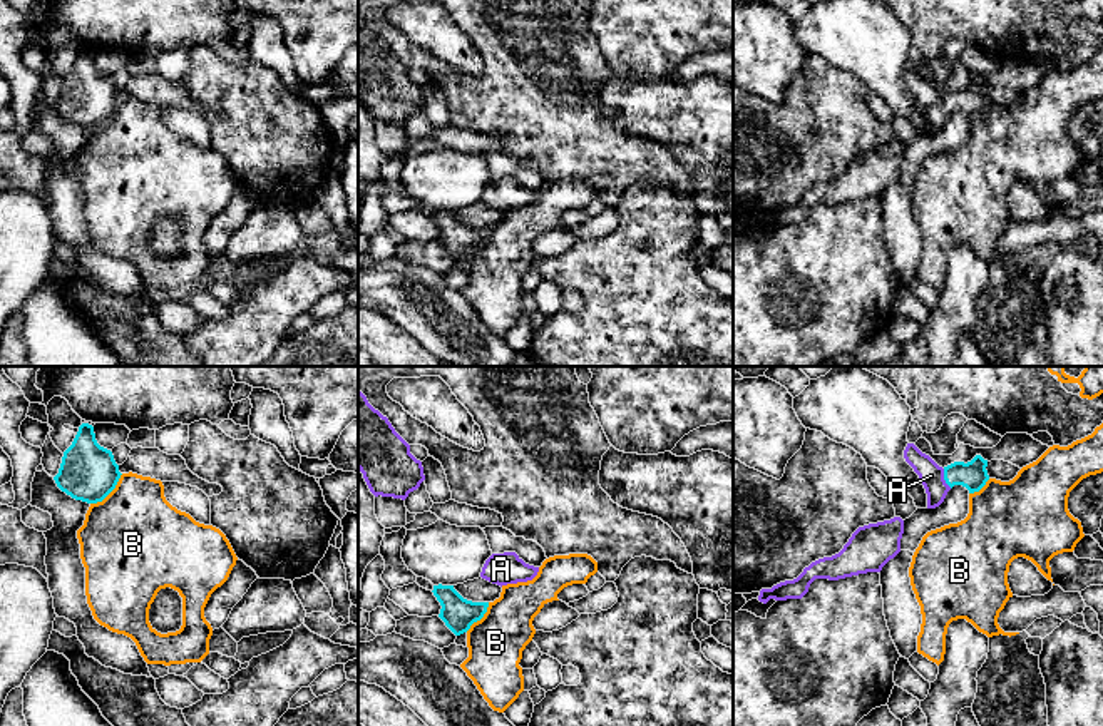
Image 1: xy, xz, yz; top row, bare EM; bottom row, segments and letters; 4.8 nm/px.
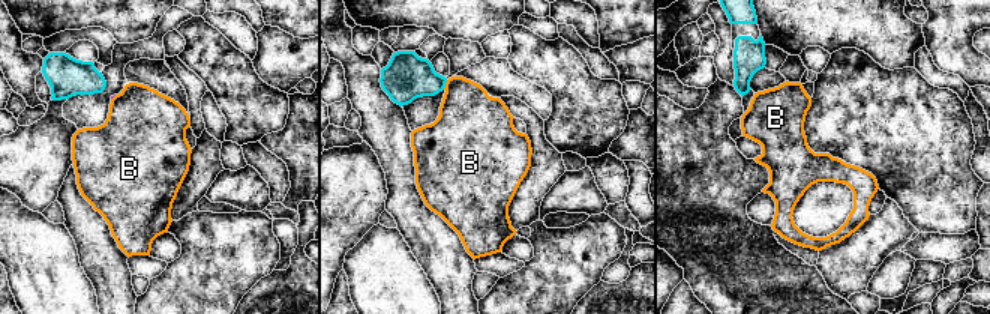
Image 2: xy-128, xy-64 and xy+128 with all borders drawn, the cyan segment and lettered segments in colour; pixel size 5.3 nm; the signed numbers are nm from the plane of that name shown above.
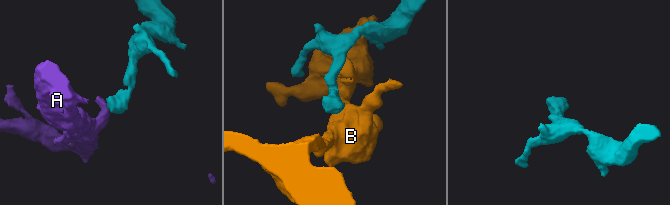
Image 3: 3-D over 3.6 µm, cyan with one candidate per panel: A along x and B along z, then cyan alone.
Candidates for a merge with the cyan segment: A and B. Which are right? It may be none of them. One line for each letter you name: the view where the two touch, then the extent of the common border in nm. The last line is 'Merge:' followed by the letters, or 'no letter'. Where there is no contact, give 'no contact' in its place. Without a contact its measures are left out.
A: yz | 100 nm
Merge: A

